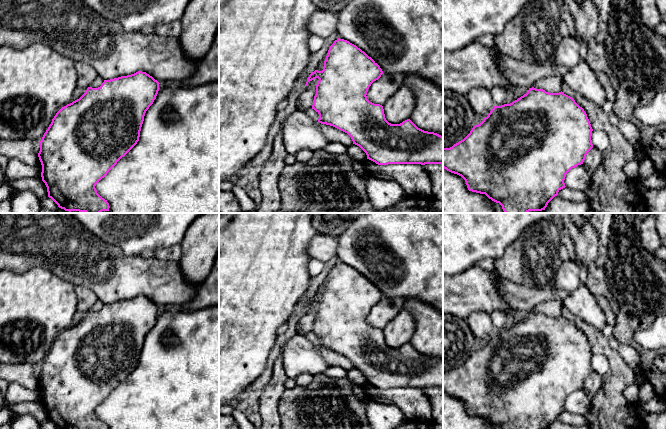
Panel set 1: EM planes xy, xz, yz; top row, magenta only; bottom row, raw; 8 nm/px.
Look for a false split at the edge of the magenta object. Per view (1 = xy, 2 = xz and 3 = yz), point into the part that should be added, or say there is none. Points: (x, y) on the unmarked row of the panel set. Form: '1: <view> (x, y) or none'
1: none
2: none
3: none

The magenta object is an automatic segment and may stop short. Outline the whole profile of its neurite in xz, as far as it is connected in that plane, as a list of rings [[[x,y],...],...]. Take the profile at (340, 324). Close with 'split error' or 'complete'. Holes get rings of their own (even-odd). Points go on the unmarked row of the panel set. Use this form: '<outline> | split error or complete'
[[[340,262],[335,264],[328,274],[326,283],[324,285],[323,294],[322,295],[315,294],[314,296],[312,296],[307,302],[307,306],[306,306],[306,310],[307,310],[310,305],[316,302],[319,303],[316,309],[316,318],[314,320],[313,329],[312,329],[312,333],[314,333],[319,338],[318,346],[321,348],[333,350],[347,357],[351,361],[353,368],[359,370],[366,377],[367,383],[375,386],[378,389],[388,389],[388,388],[421,388],[421,389],[441,388],[443,389],[443,361],[441,359],[434,356],[424,355],[418,352],[410,343],[407,343],[400,348],[391,348],[385,342],[383,330],[380,328],[374,328],[367,323],[366,319],[369,311],[374,305],[378,304],[382,298],[383,295],[380,292],[380,290],[356,269],[350,267],[347,264],[340,263]]] | complete

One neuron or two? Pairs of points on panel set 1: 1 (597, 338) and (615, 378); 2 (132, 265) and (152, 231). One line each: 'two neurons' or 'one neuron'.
1: one neuron
2: two neurons

